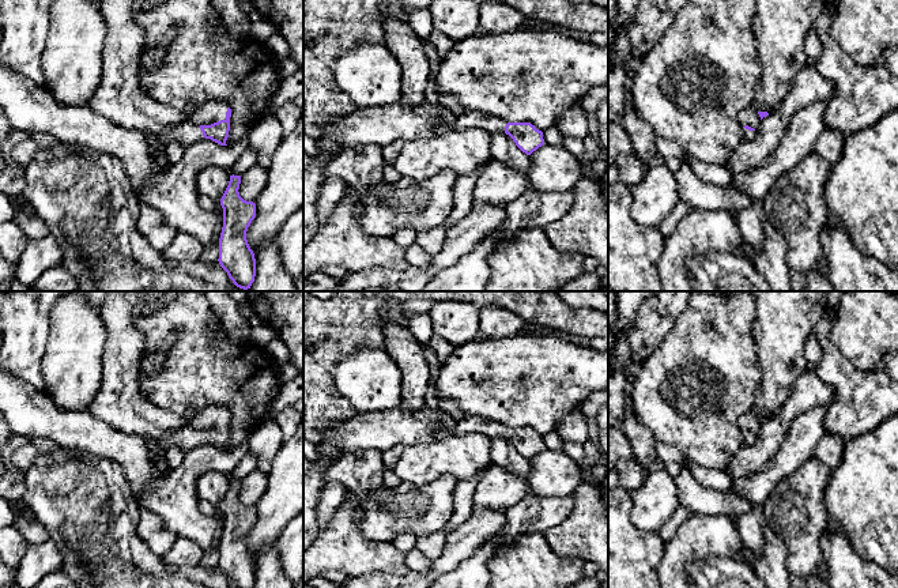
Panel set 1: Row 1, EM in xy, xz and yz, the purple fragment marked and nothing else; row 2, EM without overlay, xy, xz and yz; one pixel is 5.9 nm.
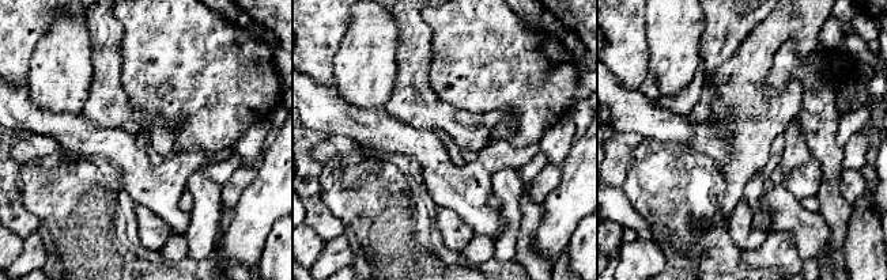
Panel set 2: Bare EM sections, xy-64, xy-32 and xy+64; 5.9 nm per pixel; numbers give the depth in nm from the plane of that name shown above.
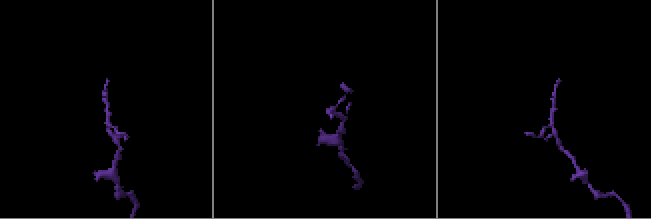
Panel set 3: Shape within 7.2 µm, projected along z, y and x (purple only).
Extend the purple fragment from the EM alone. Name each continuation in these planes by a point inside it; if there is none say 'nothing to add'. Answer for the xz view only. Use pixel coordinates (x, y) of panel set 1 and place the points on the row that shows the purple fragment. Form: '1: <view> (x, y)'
1: xz (491, 124)

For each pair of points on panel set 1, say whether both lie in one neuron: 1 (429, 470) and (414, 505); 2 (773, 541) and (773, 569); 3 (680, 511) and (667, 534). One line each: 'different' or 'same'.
1: different
2: same
3: same

